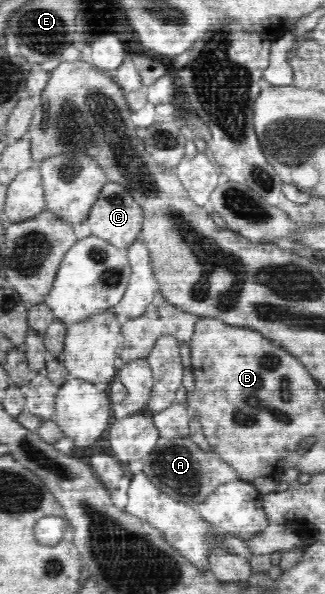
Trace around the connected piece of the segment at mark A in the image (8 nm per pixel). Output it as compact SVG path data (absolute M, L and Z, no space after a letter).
M177 437L159 445L143 459L145 475L149 477L155 487L183 503L190 503L193 507L203 503L221 485L231 481L240 481L237 472L214 450L205 452L199 448L191 438Z

